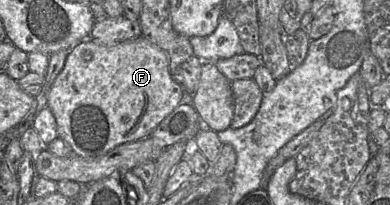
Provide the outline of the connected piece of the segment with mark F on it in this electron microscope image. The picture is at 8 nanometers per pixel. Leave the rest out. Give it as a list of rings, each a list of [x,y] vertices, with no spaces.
[[[144,36],[123,41],[115,45],[105,45],[94,41],[92,38],[87,38],[70,50],[63,69],[52,85],[48,95],[47,107],[51,110],[56,119],[58,137],[69,144],[73,154],[81,157],[98,157],[108,153],[121,144],[151,137],[154,129],[184,100],[189,99],[187,99],[184,87],[170,72],[167,53]]]

